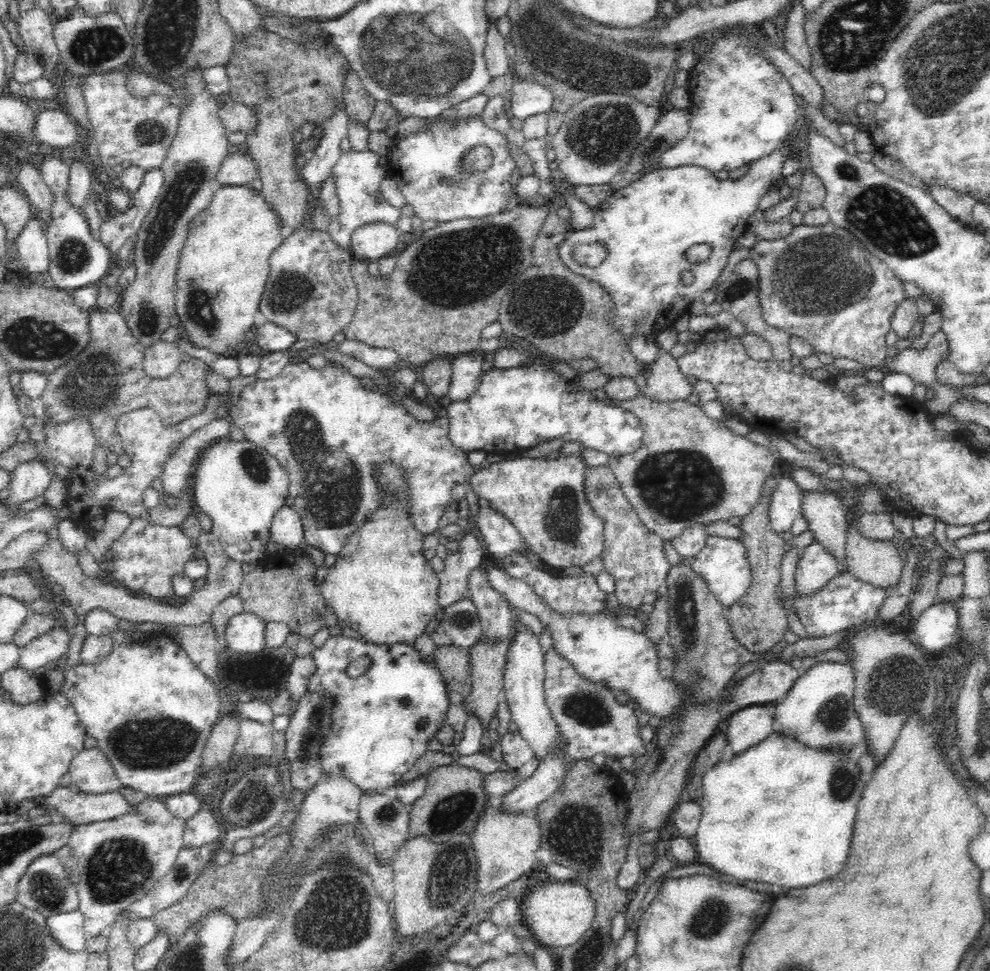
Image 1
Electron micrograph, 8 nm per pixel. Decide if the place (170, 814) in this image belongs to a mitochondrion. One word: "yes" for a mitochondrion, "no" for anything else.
no

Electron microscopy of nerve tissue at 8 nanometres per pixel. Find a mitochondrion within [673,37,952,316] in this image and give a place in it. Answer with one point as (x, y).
(886, 218)

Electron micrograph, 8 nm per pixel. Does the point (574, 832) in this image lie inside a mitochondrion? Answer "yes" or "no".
yes

